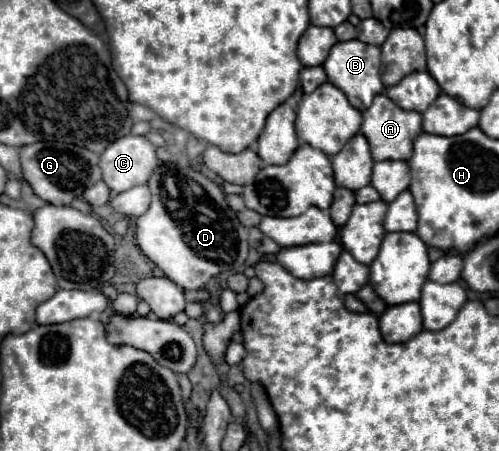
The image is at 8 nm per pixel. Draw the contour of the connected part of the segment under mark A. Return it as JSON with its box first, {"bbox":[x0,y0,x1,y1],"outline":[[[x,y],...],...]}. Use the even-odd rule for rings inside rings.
{"bbox":[361,93,421,161],"outline":[[[379,93],[373,99],[373,105],[363,111],[361,133],[367,137],[369,147],[371,147],[371,157],[375,161],[385,161],[385,159],[407,161],[413,151],[413,139],[421,133],[421,113],[405,111],[397,107],[385,93]]]}

